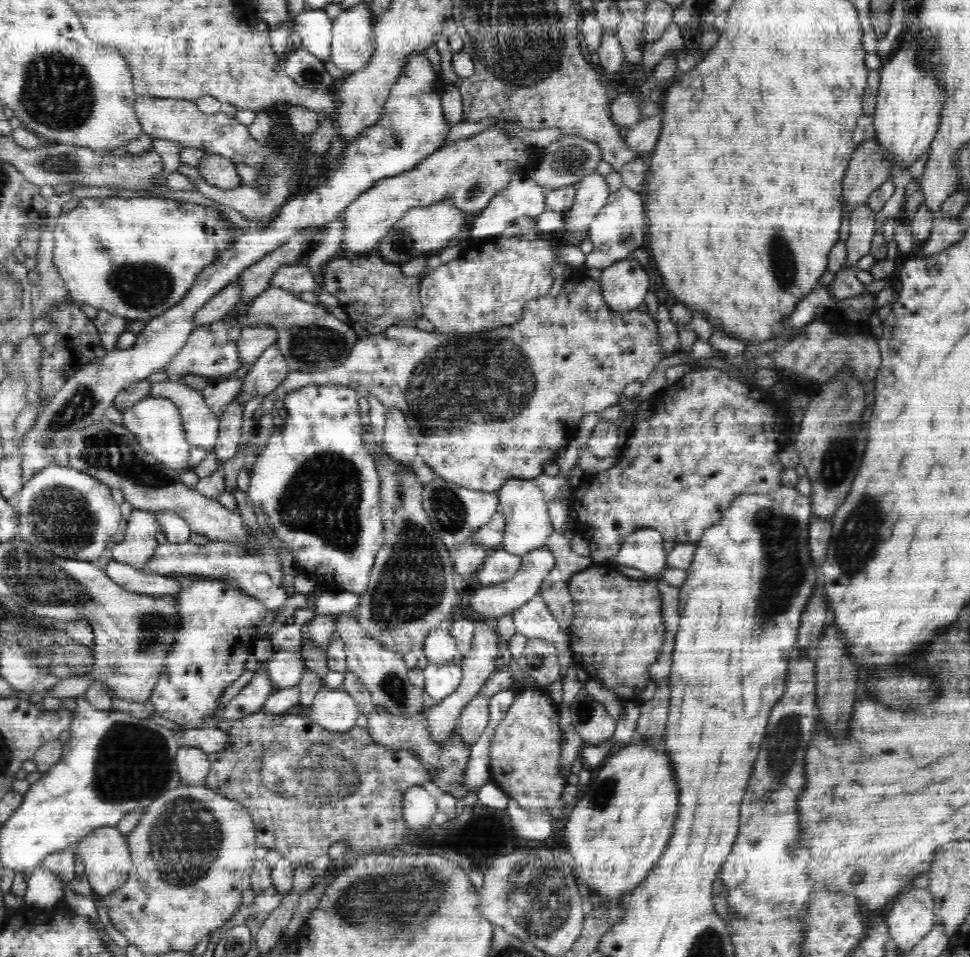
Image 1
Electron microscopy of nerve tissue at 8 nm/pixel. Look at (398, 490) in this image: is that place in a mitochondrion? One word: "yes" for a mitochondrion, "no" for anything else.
yes

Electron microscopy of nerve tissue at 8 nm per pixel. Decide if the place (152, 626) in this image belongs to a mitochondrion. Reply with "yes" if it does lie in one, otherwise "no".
yes

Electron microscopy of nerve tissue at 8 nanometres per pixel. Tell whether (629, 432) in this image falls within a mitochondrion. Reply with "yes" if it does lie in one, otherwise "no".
no

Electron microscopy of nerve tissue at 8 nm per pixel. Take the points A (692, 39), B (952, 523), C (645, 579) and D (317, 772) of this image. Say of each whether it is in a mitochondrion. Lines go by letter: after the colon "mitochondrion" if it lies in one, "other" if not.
A: other
B: other
C: other
D: mitochondrion

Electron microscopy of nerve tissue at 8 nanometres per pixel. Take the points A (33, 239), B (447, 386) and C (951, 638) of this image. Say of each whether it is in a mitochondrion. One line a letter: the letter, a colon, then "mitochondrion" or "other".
A: other
B: mitochondrion
C: mitochondrion

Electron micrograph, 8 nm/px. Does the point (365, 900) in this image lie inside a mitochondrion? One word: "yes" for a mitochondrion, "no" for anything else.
yes

